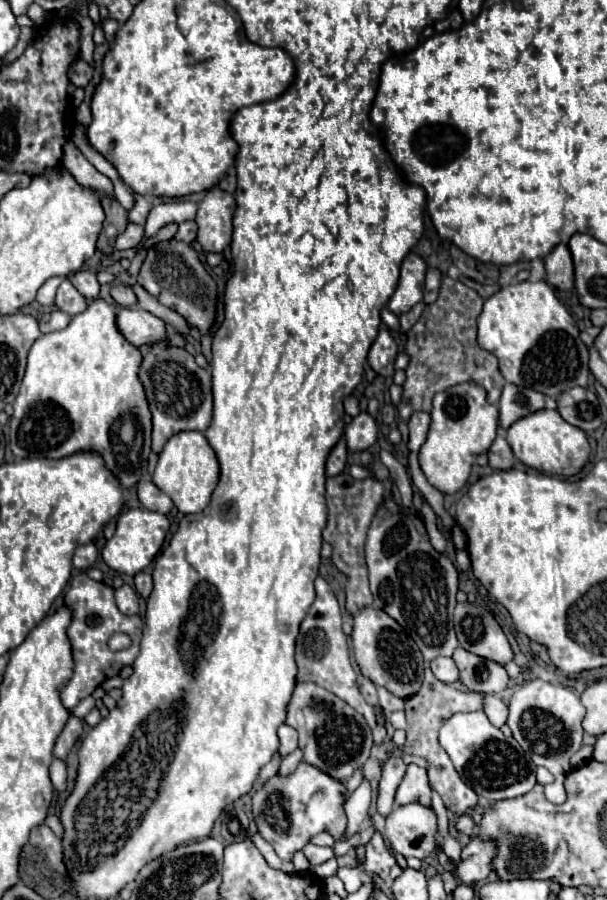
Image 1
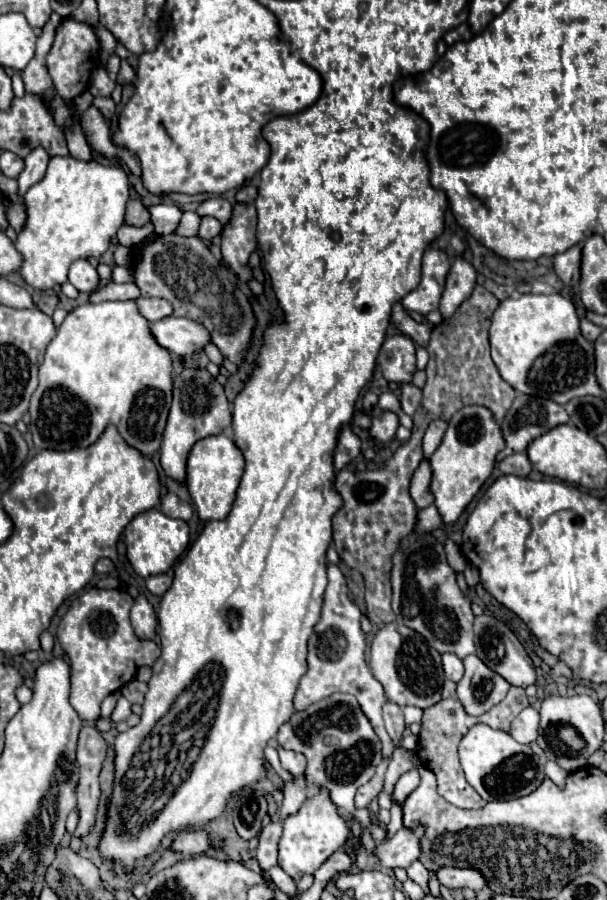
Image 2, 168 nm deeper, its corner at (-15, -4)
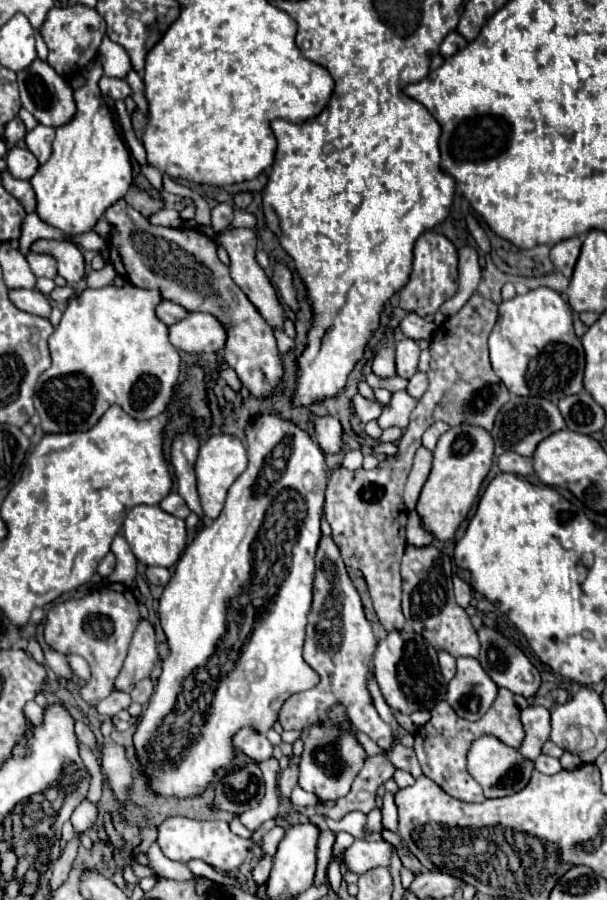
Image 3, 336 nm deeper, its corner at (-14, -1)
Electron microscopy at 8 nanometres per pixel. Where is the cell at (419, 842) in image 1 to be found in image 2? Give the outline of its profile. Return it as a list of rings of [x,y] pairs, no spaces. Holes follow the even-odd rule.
[[[424,824],[416,828],[402,828],[390,840],[378,844],[380,864],[386,868],[408,868],[422,856],[420,840],[424,838]]]

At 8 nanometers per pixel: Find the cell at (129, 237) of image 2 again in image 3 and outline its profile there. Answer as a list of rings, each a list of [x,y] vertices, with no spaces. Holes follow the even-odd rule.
[[[161,209],[159,213],[151,215],[149,221],[153,225],[165,225],[165,227],[181,227],[185,221],[181,219],[181,215],[177,211],[171,211],[171,209]]]

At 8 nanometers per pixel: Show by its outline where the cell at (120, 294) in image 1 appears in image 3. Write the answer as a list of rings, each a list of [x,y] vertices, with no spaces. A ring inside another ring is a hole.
[[[161,301],[157,307],[157,317],[167,325],[173,325],[173,323],[185,319],[187,315],[189,315],[189,311],[185,311],[181,305],[171,303],[171,301]]]

